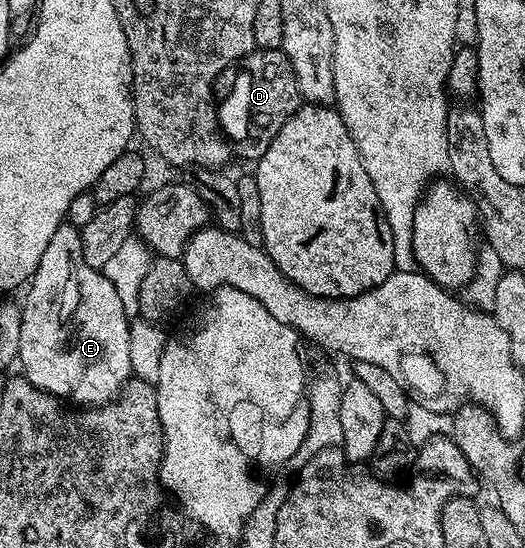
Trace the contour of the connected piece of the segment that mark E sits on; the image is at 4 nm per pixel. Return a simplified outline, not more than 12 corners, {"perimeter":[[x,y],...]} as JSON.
{"perimeter":[[58,225],[20,307],[18,366],[103,407],[134,375],[114,285]]}

